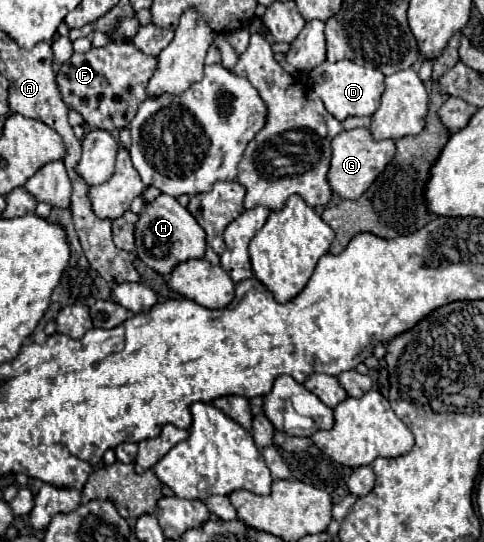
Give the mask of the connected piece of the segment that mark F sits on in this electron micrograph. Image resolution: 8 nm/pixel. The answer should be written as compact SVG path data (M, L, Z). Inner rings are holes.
M109 43L105 47L93 47L87 53L73 53L73 57L61 65L55 81L69 109L83 115L85 123L93 129L105 129L117 133L129 127L137 113L137 105L147 99L145 87L157 67L157 59L143 55L131 43Z

